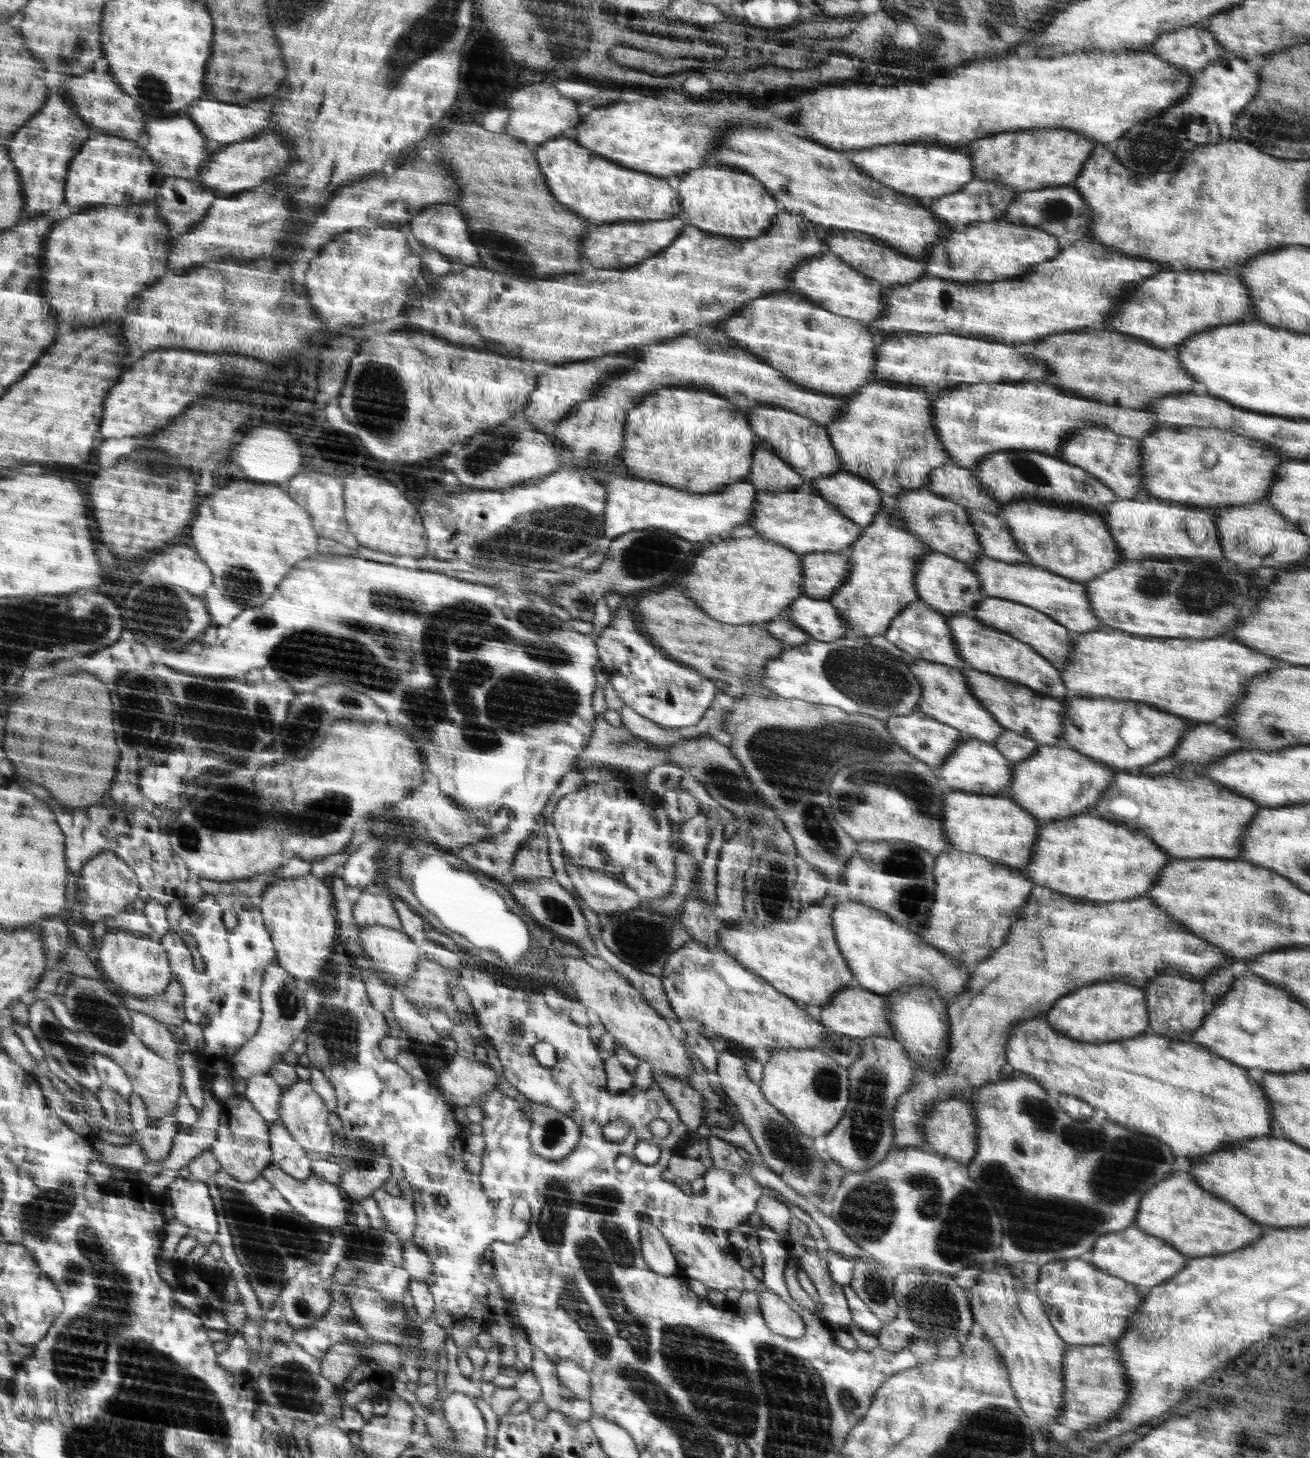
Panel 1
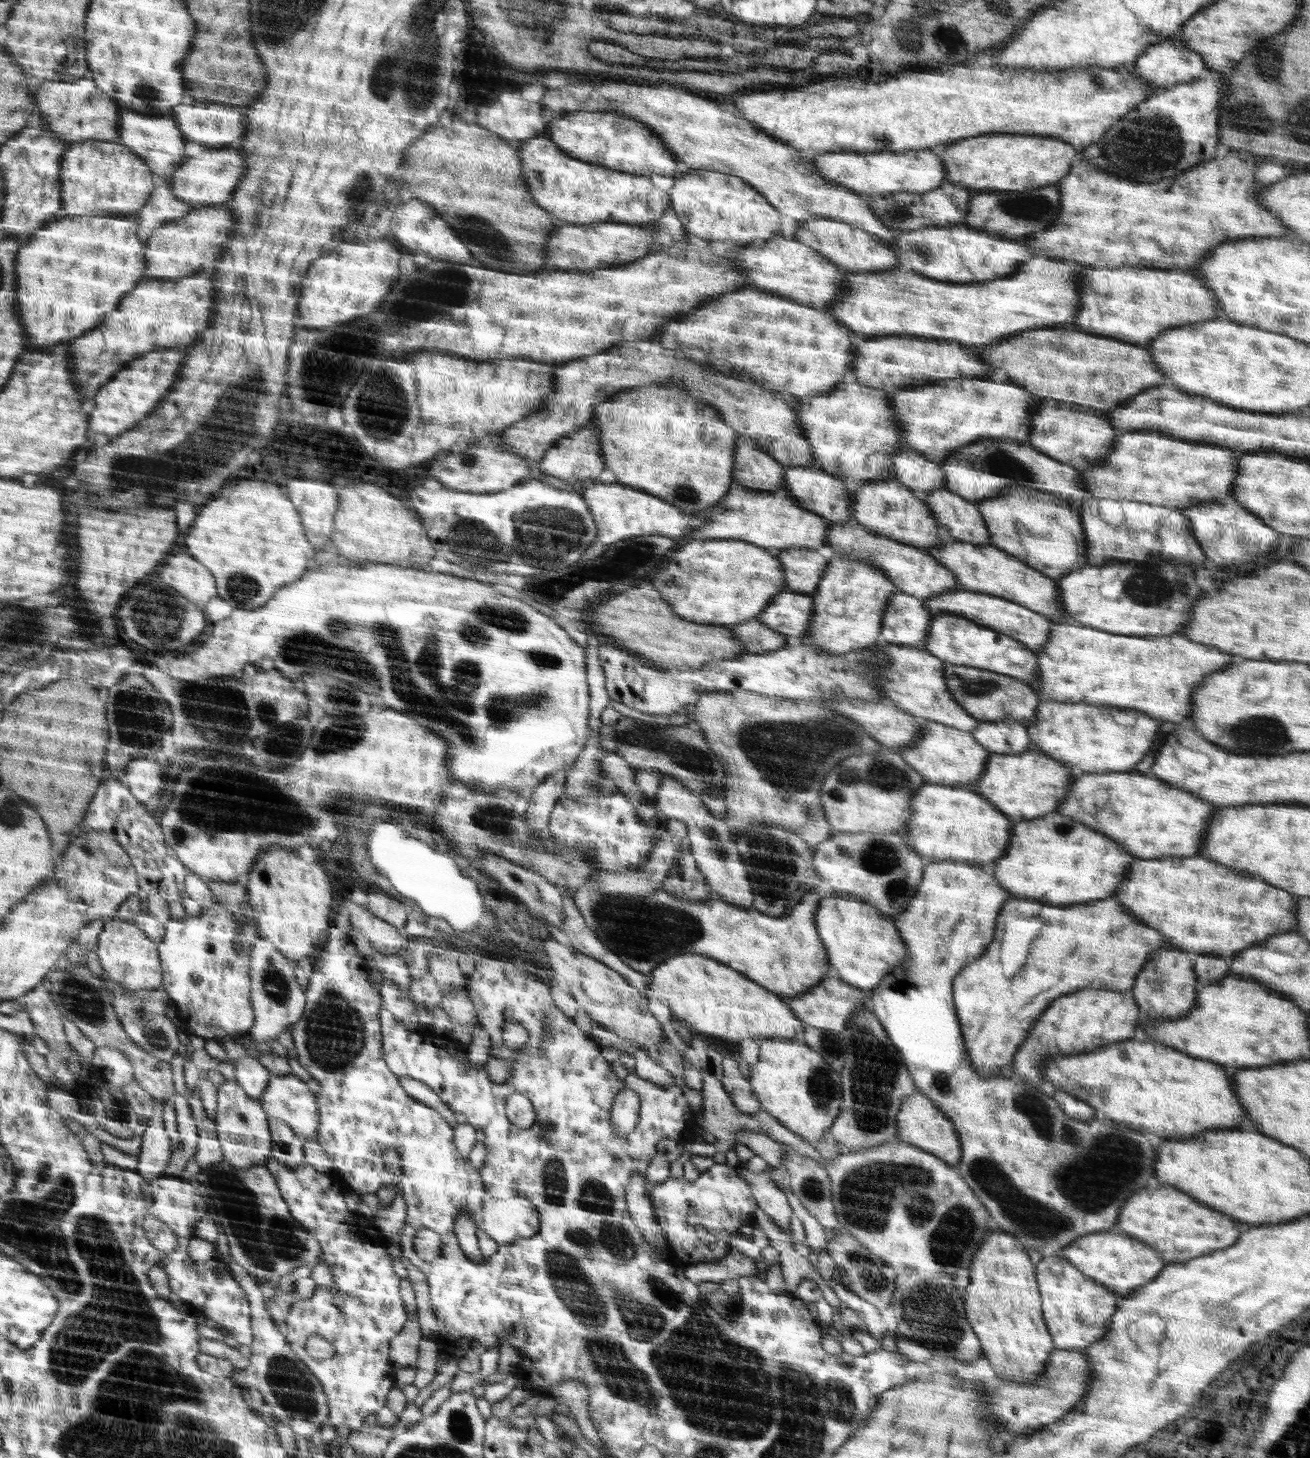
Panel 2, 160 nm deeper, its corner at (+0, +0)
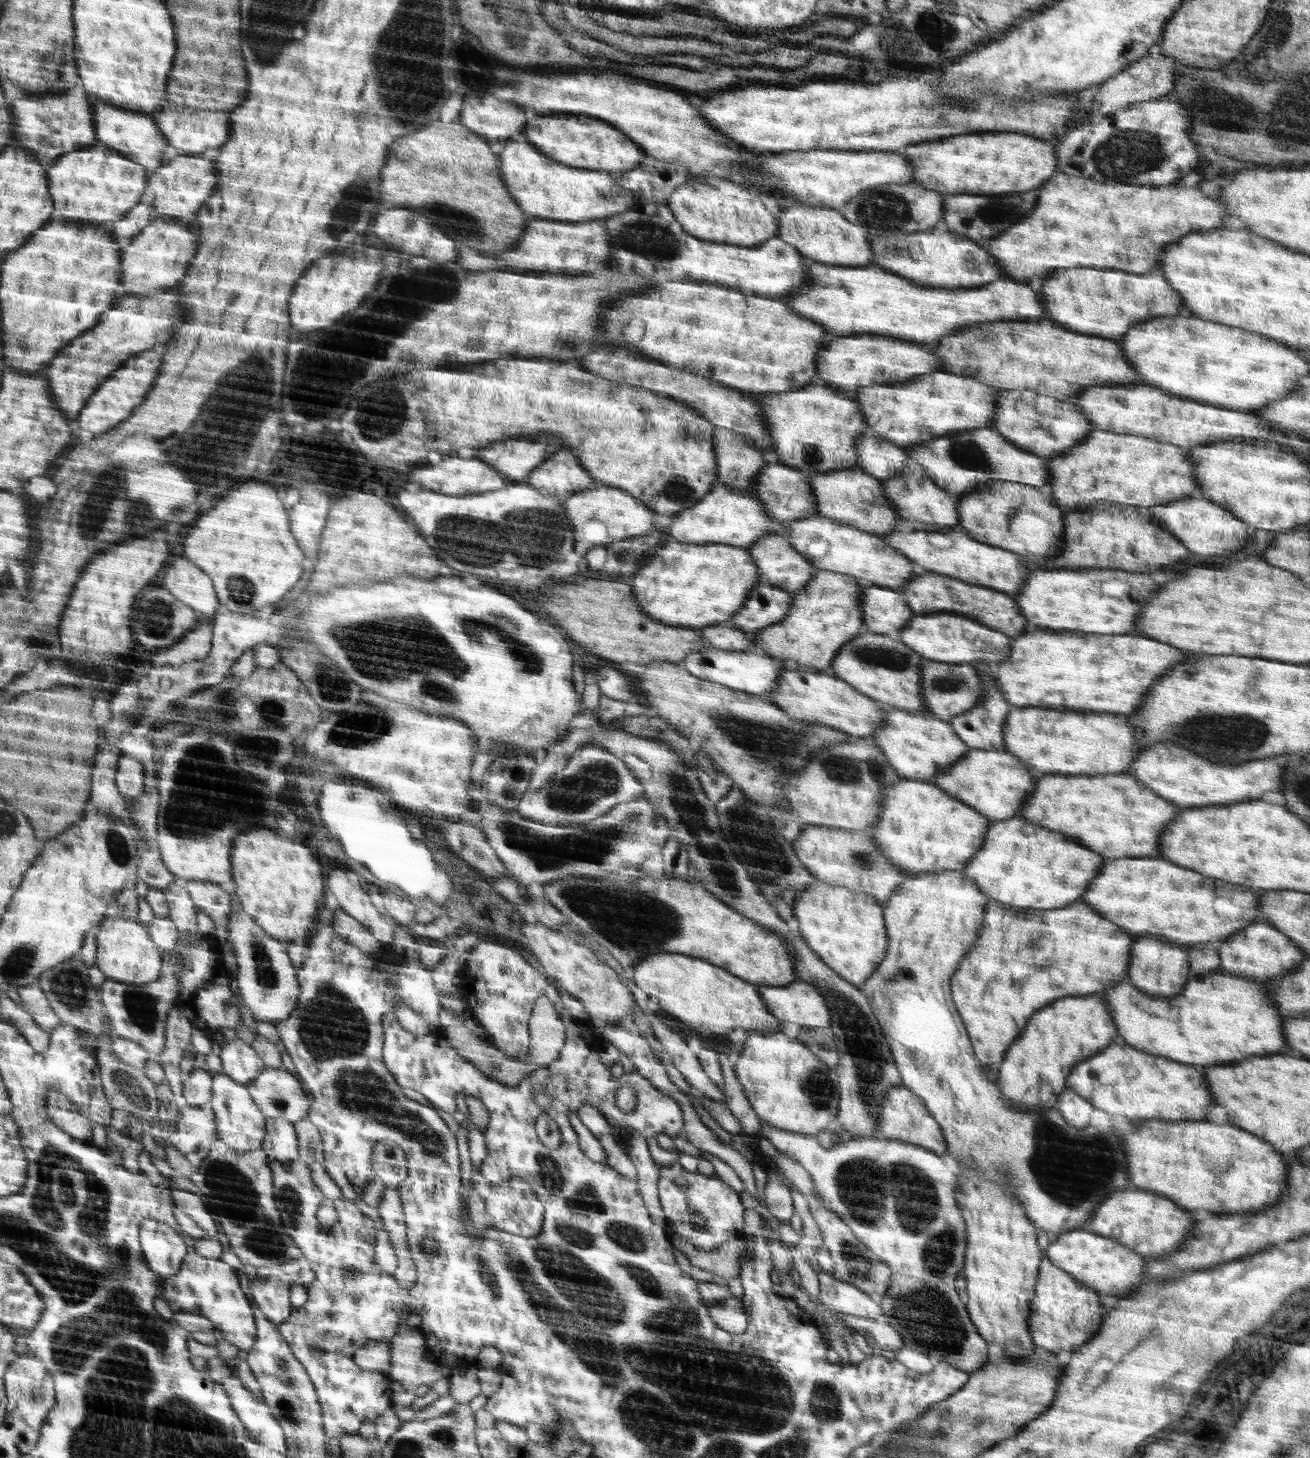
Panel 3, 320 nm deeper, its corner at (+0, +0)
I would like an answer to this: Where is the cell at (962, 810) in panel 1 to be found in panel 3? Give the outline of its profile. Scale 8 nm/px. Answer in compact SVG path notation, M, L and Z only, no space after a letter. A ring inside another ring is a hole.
M904 779L898 784L890 784L890 788L882 791L882 812L867 830L874 837L877 849L891 860L891 863L900 870L912 876L926 872L939 873L944 870L962 870L966 863L985 847L986 832L992 820L986 818L978 810L958 801L936 785L928 781Z

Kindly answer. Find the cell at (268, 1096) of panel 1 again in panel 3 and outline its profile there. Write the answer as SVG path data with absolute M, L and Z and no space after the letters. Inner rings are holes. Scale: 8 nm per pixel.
M242 1039L227 1041L221 1049L220 1058L223 1066L221 1072L233 1077L240 1084L245 1085L254 1080L266 1067L253 1048Z

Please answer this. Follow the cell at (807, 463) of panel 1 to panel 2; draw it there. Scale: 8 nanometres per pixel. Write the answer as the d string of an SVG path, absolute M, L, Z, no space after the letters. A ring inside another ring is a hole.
M636 340L636 342L618 342L618 348L612 348L612 350L606 350L606 352L602 351L602 354L588 356L584 359L576 359L576 362L568 362L568 364L559 364L555 366L555 378L554 384L556 388L556 392L554 392L554 398L550 398L550 404L546 404L546 408L539 408L536 412L534 412L534 416L528 416L526 420L522 420L522 424L514 424L514 428L510 428L508 432L504 432L497 436L496 438L502 438L502 442L498 442L504 444L505 448L509 448L514 454L525 458L528 462L536 462L540 463L543 458L545 458L547 451L555 446L555 443L558 443L560 440L564 439L564 437L576 433L578 429L582 429L582 427L586 427L586 424L589 424L593 419L593 410L595 404L607 401L609 398L612 398L614 395L618 394L618 392L622 390L628 390L632 387L656 387L656 388L673 388L677 387L678 390L683 390L687 392L690 396L694 398L700 398L704 400L706 404L710 405L712 408L716 408L718 412L721 413L722 420L725 421L736 433L742 436L751 437L754 441L758 442L758 445L768 453L774 460L777 460L784 467L810 467L813 463L813 452L811 451L811 446L808 441L806 441L806 437L804 437L804 429L800 427L799 422L797 422L797 412L795 412L794 406L790 403L786 398L784 398L783 394L779 394L778 392L773 392L771 389L765 389L761 385L757 385L752 380L738 380L736 378L728 378L728 375L724 376L724 374L720 374L720 372L714 372L714 370L710 370L710 368L700 368L698 364L692 364L690 360L682 360L682 358L678 358L680 354L676 354L674 350L666 350L666 348L662 348L658 342L646 342L646 340Z

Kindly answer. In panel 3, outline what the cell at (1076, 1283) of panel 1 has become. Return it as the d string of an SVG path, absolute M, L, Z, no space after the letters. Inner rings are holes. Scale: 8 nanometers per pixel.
M1048 1259L1041 1261L1040 1275L1030 1309L1029 1333L1038 1348L1052 1353L1073 1351L1097 1333L1108 1307L1093 1289L1078 1283L1068 1272Z

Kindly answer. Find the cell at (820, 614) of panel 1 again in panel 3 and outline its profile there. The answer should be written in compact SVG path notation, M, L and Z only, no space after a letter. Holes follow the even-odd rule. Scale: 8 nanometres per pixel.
M761 577L742 608L729 621L745 632L757 631L784 619L792 604L792 593L767 583Z

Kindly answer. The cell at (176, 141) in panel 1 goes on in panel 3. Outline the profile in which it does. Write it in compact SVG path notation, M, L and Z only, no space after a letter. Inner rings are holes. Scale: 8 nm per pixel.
M96 101L95 121L98 140L95 146L106 146L121 151L132 160L138 161L138 164L143 164L151 173L155 173L158 167L164 164L162 156L168 147L167 140L161 133L161 129L158 128L158 123L153 116L136 114L136 112Z

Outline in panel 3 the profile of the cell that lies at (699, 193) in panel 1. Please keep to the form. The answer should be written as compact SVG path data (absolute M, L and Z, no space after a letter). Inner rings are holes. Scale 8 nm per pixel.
M692 172L689 182L678 187L669 196L667 206L687 233L713 243L743 247L760 245L778 236L780 222L776 214L766 209L764 202L760 200L758 189L728 178L722 180L722 174L719 174L718 182L720 186L716 189L706 183L704 175L698 176L696 172Z

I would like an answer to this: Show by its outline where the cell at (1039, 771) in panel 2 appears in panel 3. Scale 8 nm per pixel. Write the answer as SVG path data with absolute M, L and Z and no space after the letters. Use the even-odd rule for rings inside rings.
M970 748L969 754L953 766L950 772L946 770L934 776L930 783L972 809L978 810L978 813L982 813L993 822L1012 818L1017 816L1018 812L1022 812L1039 779L1028 764L1022 764L1017 756L1004 750Z

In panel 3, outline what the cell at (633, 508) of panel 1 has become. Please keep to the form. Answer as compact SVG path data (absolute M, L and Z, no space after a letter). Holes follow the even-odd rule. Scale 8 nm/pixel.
M598 485L594 490L586 490L574 493L563 502L563 511L573 524L574 536L576 536L575 552L584 556L592 548L659 531L654 526L651 515L654 514L637 497L618 487Z

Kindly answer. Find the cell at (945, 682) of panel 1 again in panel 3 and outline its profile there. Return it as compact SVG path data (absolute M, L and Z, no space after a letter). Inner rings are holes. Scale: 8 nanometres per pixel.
M864 630L841 646L831 667L839 679L880 704L913 713L928 713L921 695L921 664L924 660L922 655L908 648L894 634L876 634Z

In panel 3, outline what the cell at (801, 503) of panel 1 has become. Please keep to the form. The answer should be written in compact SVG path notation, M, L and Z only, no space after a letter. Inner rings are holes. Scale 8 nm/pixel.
M717 483L704 499L694 507L676 513L672 525L668 525L670 540L690 544L722 543L747 548L767 534L782 534L784 522L773 520L765 512L761 500L747 491L735 491Z

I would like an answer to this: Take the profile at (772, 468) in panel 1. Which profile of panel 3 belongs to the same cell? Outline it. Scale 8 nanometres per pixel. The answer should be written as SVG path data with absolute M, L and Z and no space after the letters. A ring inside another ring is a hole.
M718 427L718 472L717 482L735 491L746 491L753 485L759 470L766 464L764 452L742 441L743 436L726 428Z

